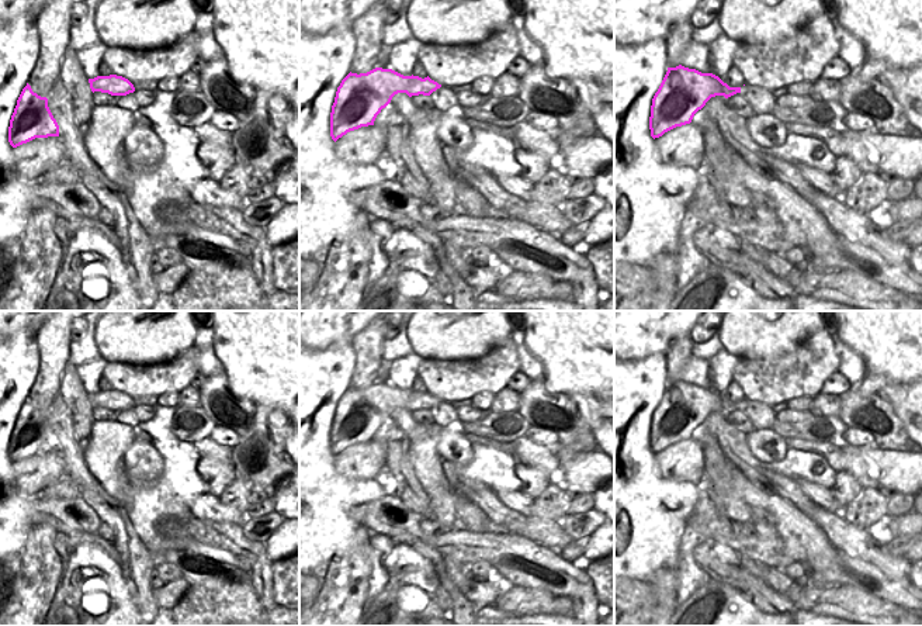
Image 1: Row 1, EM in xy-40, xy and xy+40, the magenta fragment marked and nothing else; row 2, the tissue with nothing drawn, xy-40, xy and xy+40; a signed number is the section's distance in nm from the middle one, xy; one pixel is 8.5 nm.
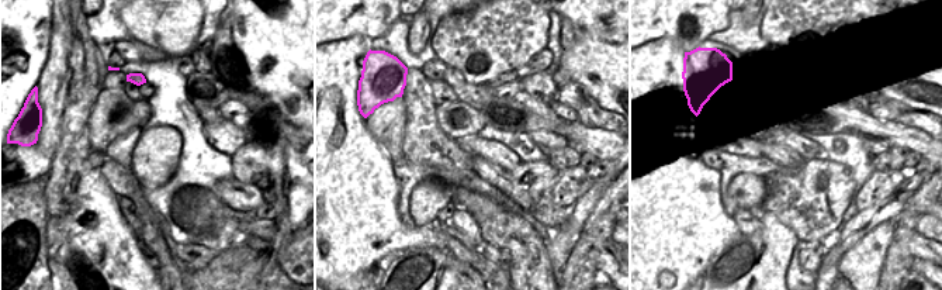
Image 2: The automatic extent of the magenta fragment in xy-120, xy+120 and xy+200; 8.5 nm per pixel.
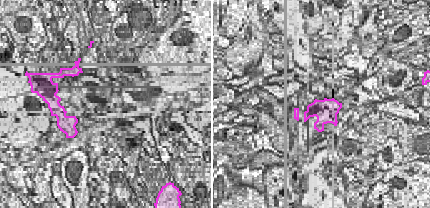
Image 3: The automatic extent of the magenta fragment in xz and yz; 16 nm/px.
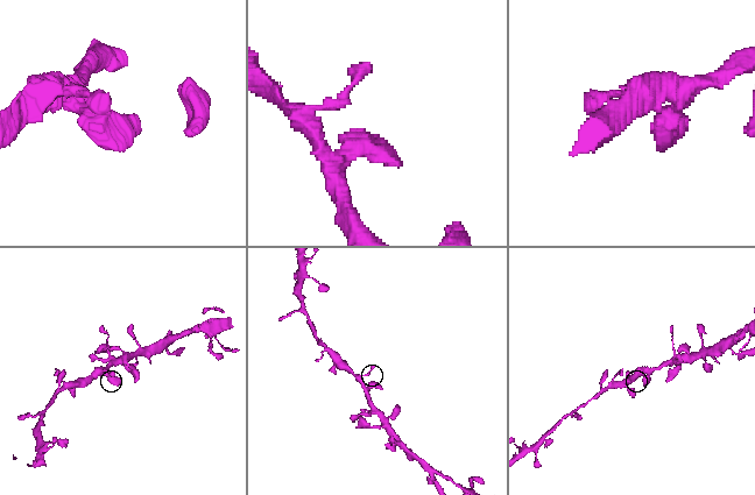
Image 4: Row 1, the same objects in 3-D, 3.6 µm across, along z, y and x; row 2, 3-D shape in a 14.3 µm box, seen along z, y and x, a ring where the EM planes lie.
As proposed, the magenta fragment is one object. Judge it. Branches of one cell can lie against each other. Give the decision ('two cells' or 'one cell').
one cell

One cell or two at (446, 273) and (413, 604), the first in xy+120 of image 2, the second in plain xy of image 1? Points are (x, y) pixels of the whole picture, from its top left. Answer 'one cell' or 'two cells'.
one cell

